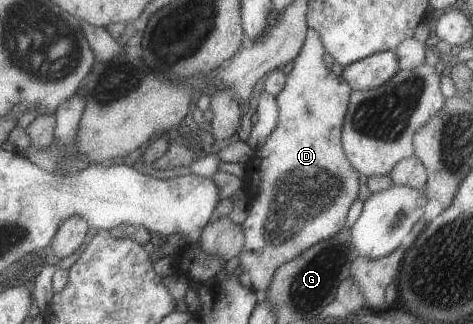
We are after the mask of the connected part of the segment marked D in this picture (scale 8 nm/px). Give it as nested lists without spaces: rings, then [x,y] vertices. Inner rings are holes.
[[[308,29],[304,44],[298,53],[298,56],[293,60],[293,68],[287,74],[287,79],[285,85],[283,86],[282,92],[277,94],[276,100],[279,108],[279,119],[276,123],[276,126],[269,132],[268,138],[265,140],[262,148],[260,148],[260,152],[256,152],[258,154],[258,164],[260,164],[260,168],[256,173],[254,168],[248,168],[248,174],[246,174],[246,180],[250,182],[250,188],[252,188],[252,178],[256,177],[256,184],[252,188],[252,206],[250,206],[250,211],[248,213],[247,218],[242,223],[243,231],[246,236],[246,244],[240,254],[240,265],[242,266],[243,272],[247,272],[251,278],[251,286],[252,288],[257,290],[268,290],[271,278],[273,274],[276,272],[277,268],[280,268],[285,262],[296,258],[299,254],[302,254],[303,250],[314,246],[314,243],[320,242],[322,239],[330,238],[330,235],[336,234],[338,230],[344,228],[344,224],[346,224],[346,215],[348,214],[348,210],[350,210],[350,206],[356,198],[358,198],[358,190],[360,186],[360,174],[359,172],[350,164],[348,158],[346,158],[342,141],[341,134],[343,129],[343,124],[345,121],[346,111],[349,107],[349,98],[353,88],[346,82],[346,79],[338,74],[335,74],[330,67],[326,66],[324,63],[324,54],[326,54],[326,49],[320,35],[314,29]]]

